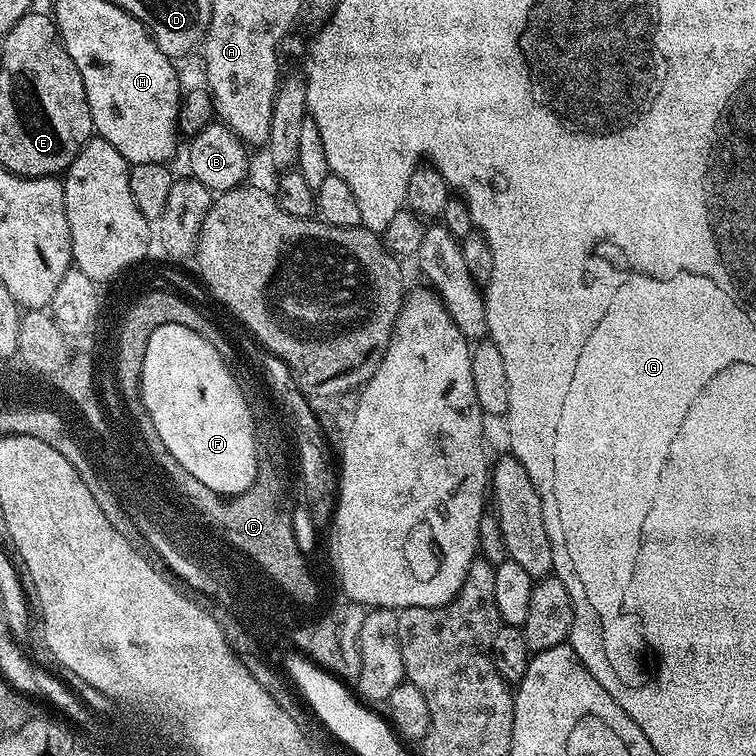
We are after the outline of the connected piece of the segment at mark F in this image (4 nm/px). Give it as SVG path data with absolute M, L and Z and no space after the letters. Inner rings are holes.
M187 323L158 325L144 344L140 390L145 410L170 454L174 454L174 458L194 474L202 486L210 486L210 490L219 496L242 494L255 480L256 429L240 383L226 362L222 362L218 350L214 350L206 338L190 330Z

